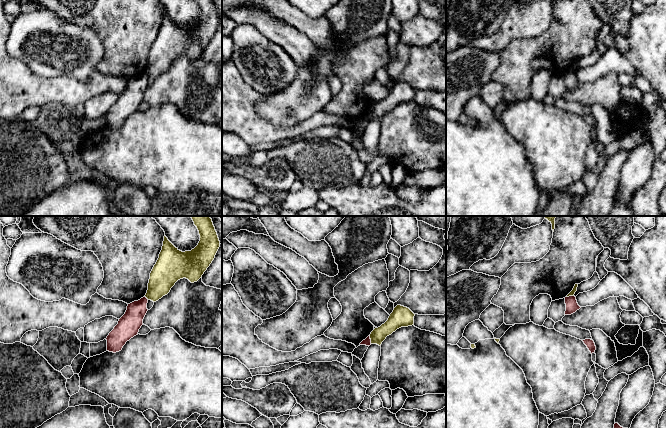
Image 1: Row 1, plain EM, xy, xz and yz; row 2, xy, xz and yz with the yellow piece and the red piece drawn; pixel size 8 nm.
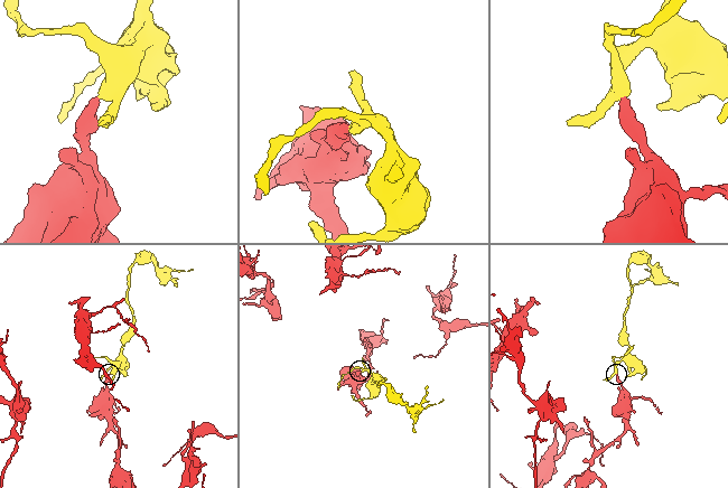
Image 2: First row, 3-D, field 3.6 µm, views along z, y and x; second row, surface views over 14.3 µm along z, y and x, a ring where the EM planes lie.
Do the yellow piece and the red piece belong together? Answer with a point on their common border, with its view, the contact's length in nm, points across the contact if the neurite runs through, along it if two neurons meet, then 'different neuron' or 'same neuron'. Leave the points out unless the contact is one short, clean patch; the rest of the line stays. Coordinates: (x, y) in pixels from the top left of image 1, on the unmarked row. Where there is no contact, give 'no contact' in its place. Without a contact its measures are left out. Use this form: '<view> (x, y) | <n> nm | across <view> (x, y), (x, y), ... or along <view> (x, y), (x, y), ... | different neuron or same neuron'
xz (370, 114) | 70 nm | along xz (369, 111), (371, 119) | different neuron

